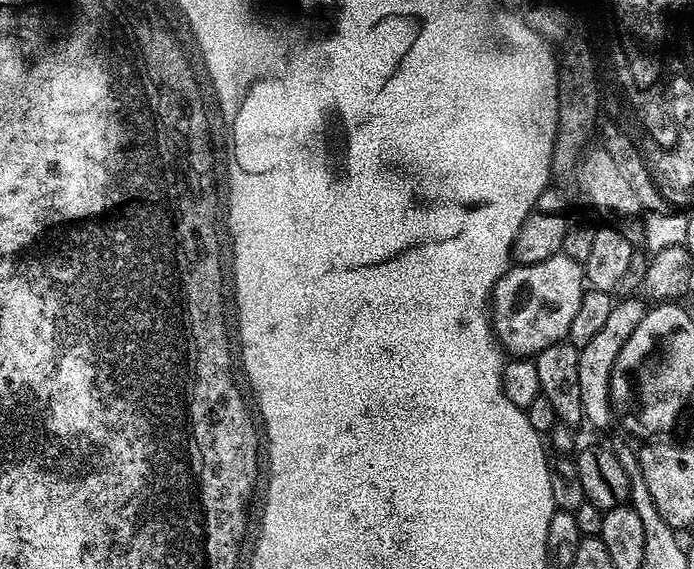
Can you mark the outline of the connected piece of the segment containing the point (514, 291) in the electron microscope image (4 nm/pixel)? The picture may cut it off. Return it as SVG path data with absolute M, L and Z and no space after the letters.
M563 254L542 262L509 267L492 288L490 315L496 341L512 358L532 358L546 350L546 346L567 341L570 322L585 291L586 277L582 265Z

